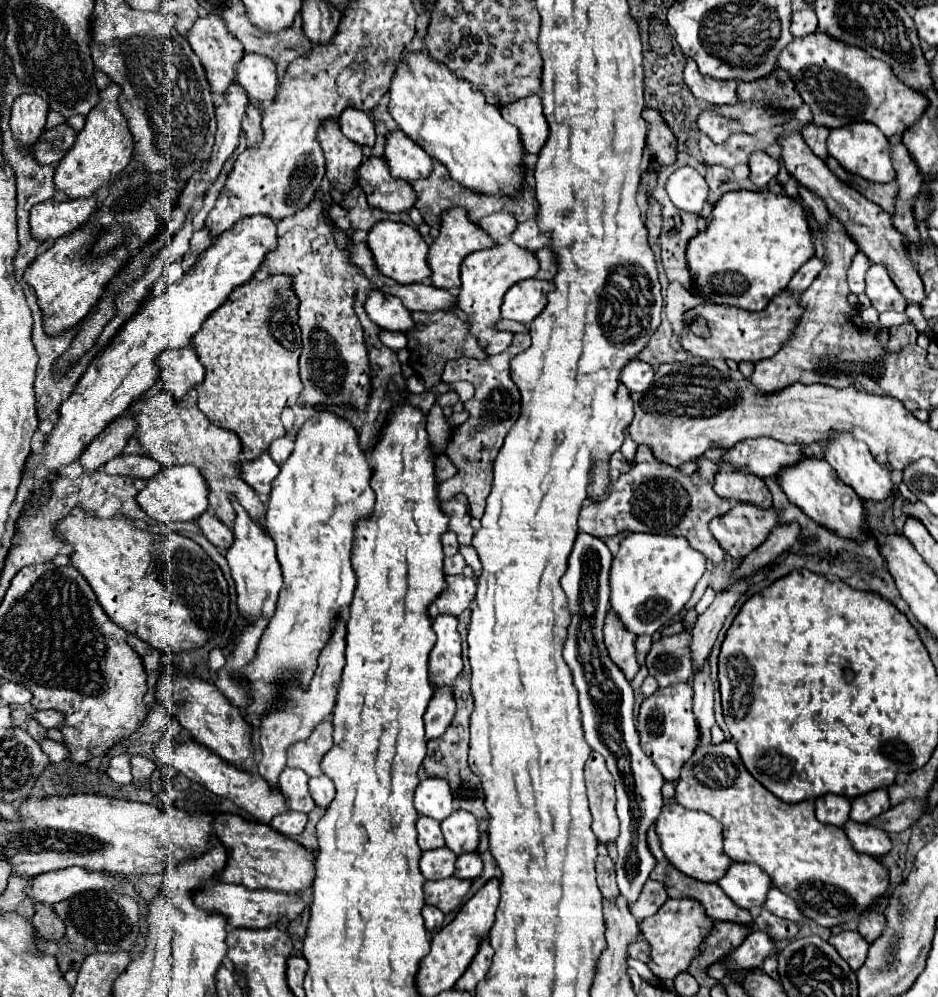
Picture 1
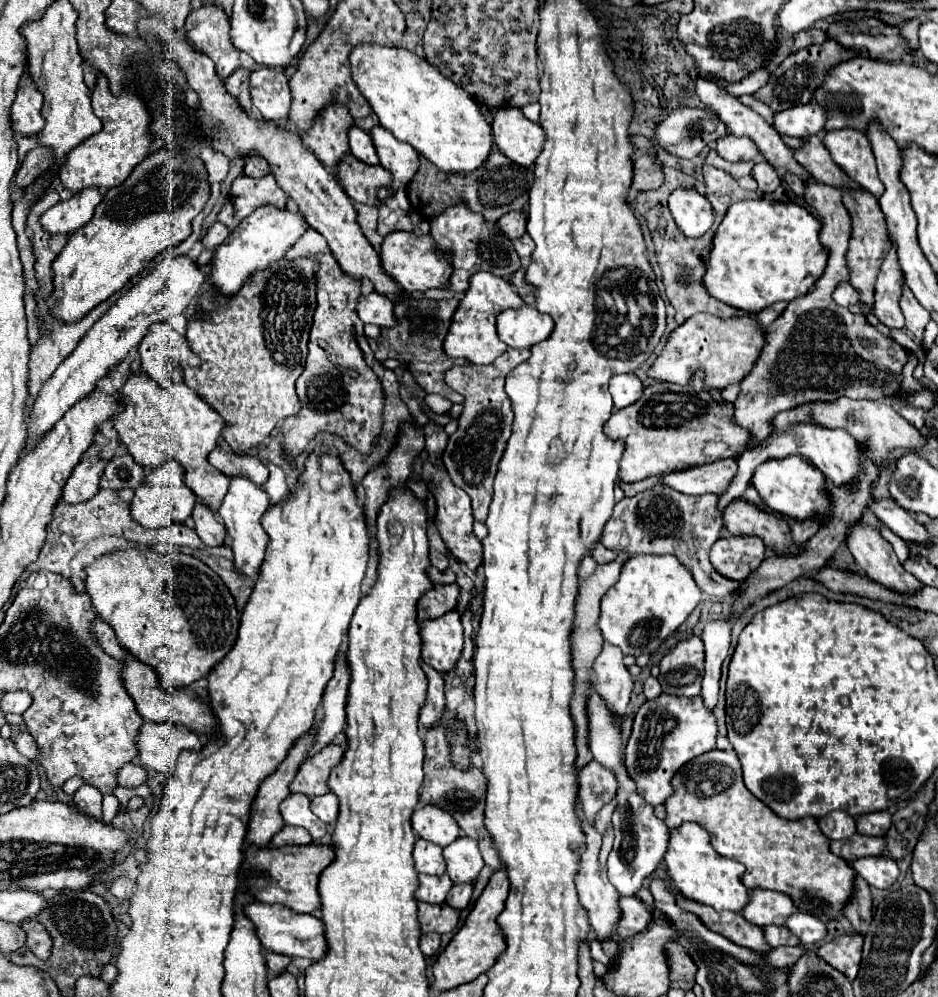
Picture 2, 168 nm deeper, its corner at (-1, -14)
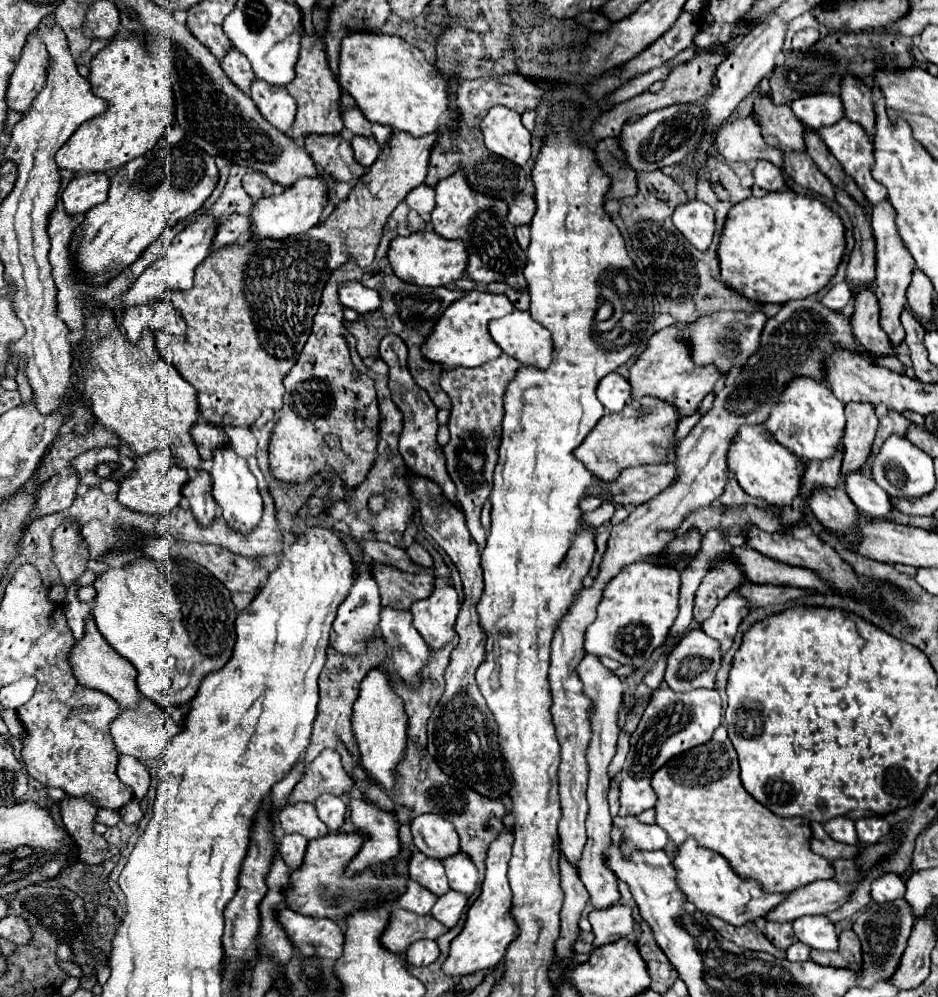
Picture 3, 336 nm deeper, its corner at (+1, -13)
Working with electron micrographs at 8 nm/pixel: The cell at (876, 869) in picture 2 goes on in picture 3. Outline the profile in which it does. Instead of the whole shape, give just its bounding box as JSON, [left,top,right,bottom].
[872,875,906,903]

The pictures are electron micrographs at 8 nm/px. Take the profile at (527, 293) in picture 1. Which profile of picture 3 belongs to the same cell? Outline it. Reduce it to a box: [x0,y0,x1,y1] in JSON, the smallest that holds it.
[488,309,552,369]

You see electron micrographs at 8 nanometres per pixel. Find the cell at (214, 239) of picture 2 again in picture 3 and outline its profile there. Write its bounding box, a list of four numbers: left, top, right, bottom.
[212,215,252,251]

